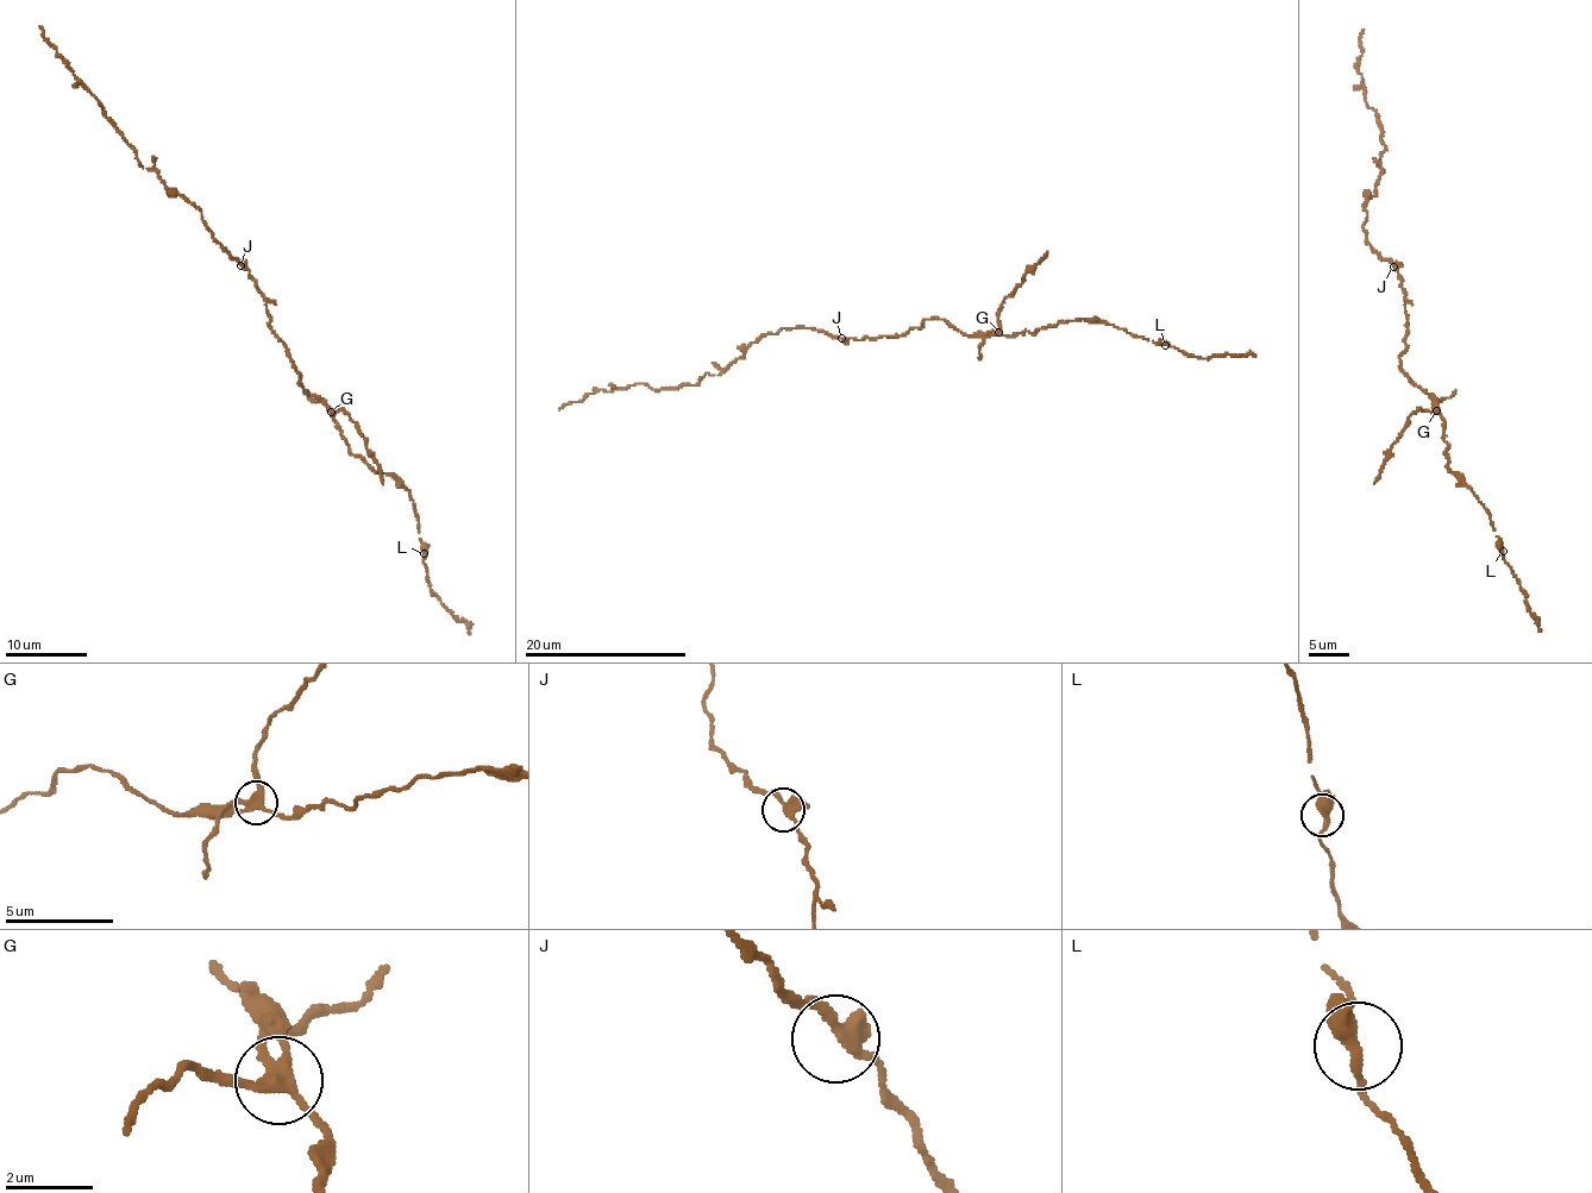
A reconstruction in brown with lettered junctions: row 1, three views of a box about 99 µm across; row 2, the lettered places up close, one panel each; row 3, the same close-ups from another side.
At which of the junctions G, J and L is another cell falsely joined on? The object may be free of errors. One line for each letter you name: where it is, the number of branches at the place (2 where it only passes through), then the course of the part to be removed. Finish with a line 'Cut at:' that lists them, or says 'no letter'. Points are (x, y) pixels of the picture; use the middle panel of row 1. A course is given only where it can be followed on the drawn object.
G: place (998, 332); branches 3; course (998, 331), (1000, 305), (1047, 251)
Cut at: G

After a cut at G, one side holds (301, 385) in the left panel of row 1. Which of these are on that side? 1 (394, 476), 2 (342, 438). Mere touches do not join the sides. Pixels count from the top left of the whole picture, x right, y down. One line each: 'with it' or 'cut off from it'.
1: with it
2: with it

